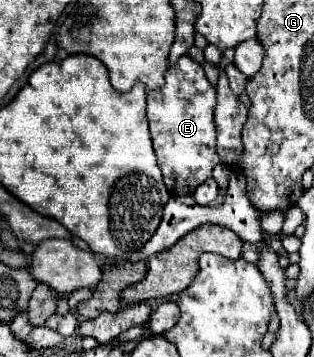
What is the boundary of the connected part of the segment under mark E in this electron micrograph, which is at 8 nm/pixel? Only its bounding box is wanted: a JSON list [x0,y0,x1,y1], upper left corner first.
[146,54,220,194]

